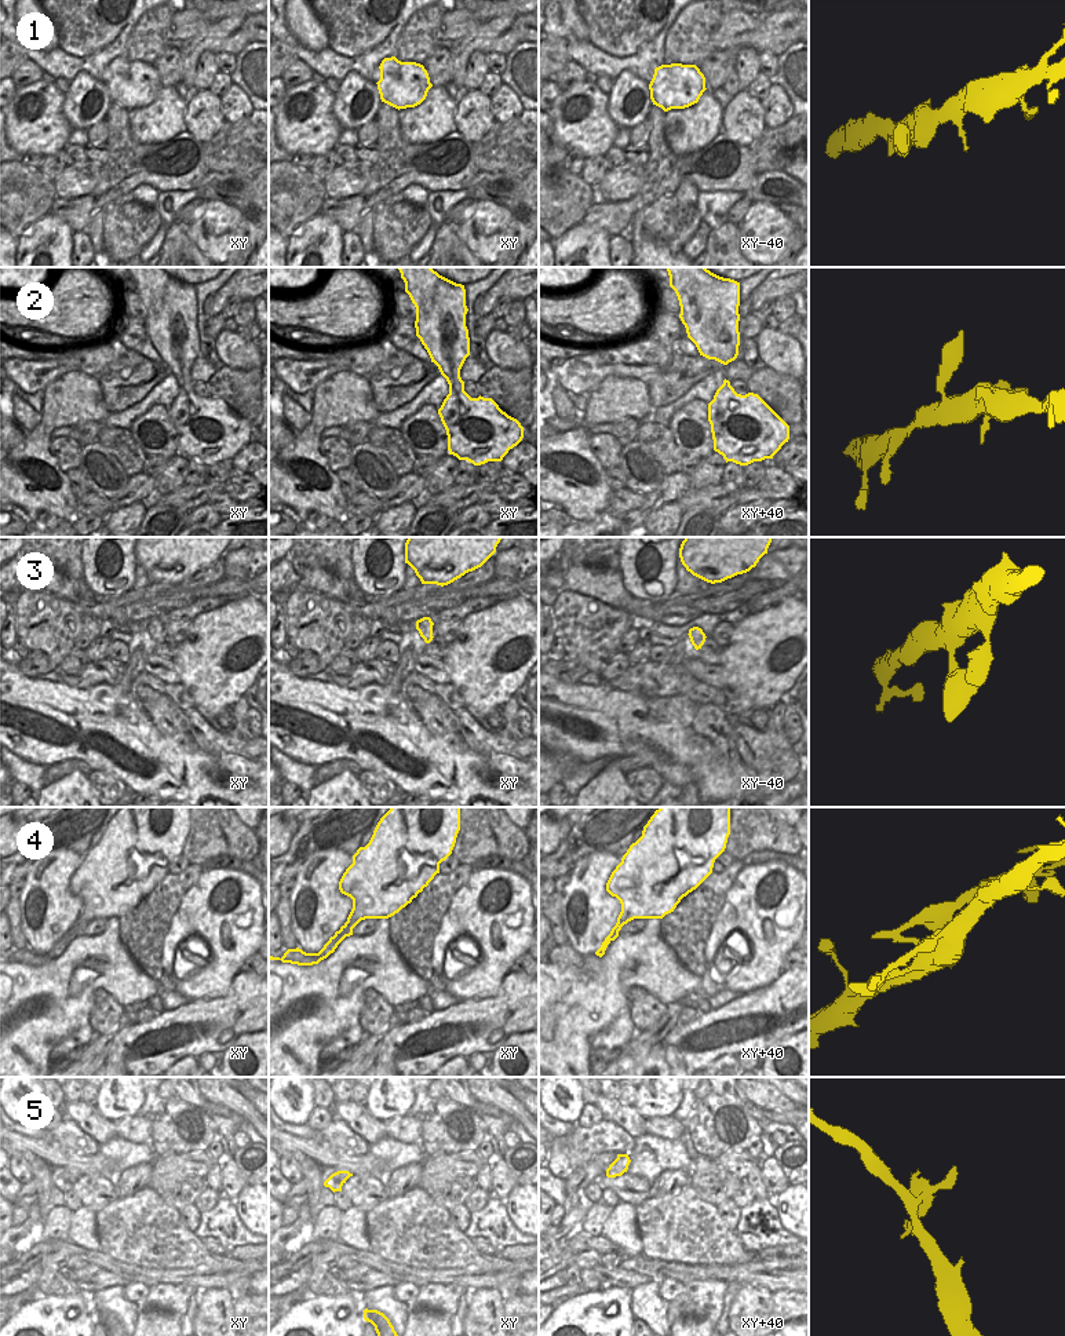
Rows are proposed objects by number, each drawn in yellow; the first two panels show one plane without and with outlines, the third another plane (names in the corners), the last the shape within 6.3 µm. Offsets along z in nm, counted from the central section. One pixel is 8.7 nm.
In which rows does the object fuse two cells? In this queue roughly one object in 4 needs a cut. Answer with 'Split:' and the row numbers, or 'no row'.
Split: 4

